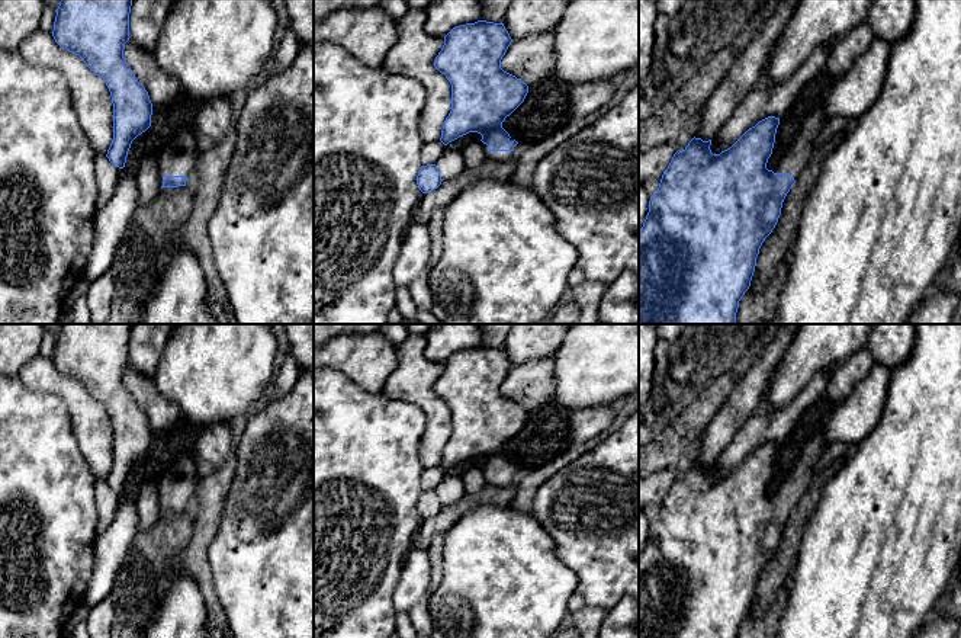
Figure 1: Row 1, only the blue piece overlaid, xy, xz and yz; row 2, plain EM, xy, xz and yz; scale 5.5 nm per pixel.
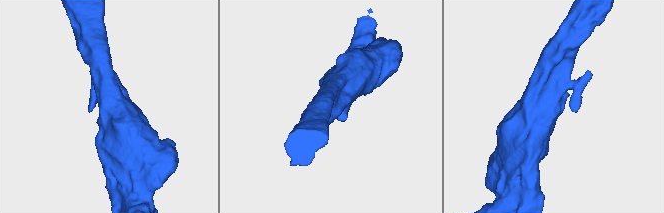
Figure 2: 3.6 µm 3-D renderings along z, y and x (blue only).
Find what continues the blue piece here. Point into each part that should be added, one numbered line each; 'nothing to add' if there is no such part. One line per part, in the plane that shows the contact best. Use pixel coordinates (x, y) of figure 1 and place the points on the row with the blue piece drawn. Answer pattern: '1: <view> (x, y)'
1: xz (501, 156)

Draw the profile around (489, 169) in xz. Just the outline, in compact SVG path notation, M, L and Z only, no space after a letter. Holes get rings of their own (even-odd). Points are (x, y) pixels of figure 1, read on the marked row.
M486 158L480 166L465 167L460 176L441 182L433 192L422 193L422 199L417 206L415 218L428 224L435 209L446 209L447 205L467 186L479 180L510 182L515 170L515 160L498 161Z

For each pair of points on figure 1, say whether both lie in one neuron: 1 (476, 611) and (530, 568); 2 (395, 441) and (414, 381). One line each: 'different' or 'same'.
1: same
2: different

